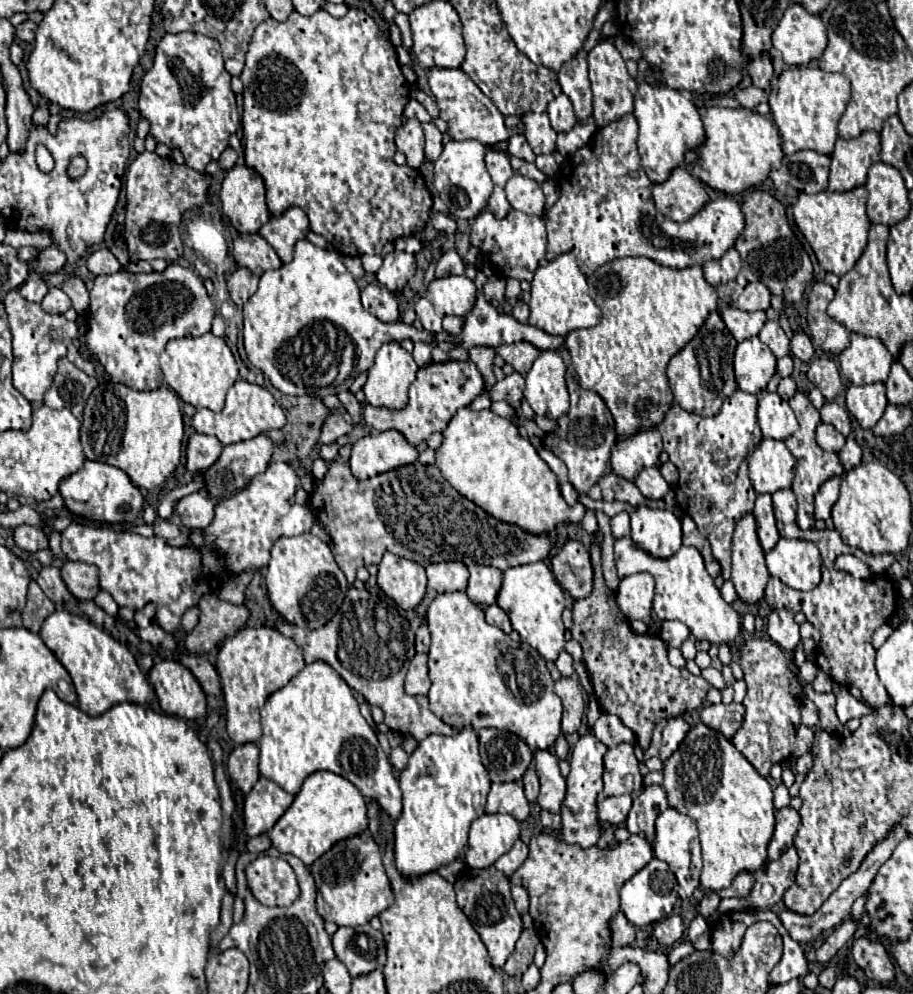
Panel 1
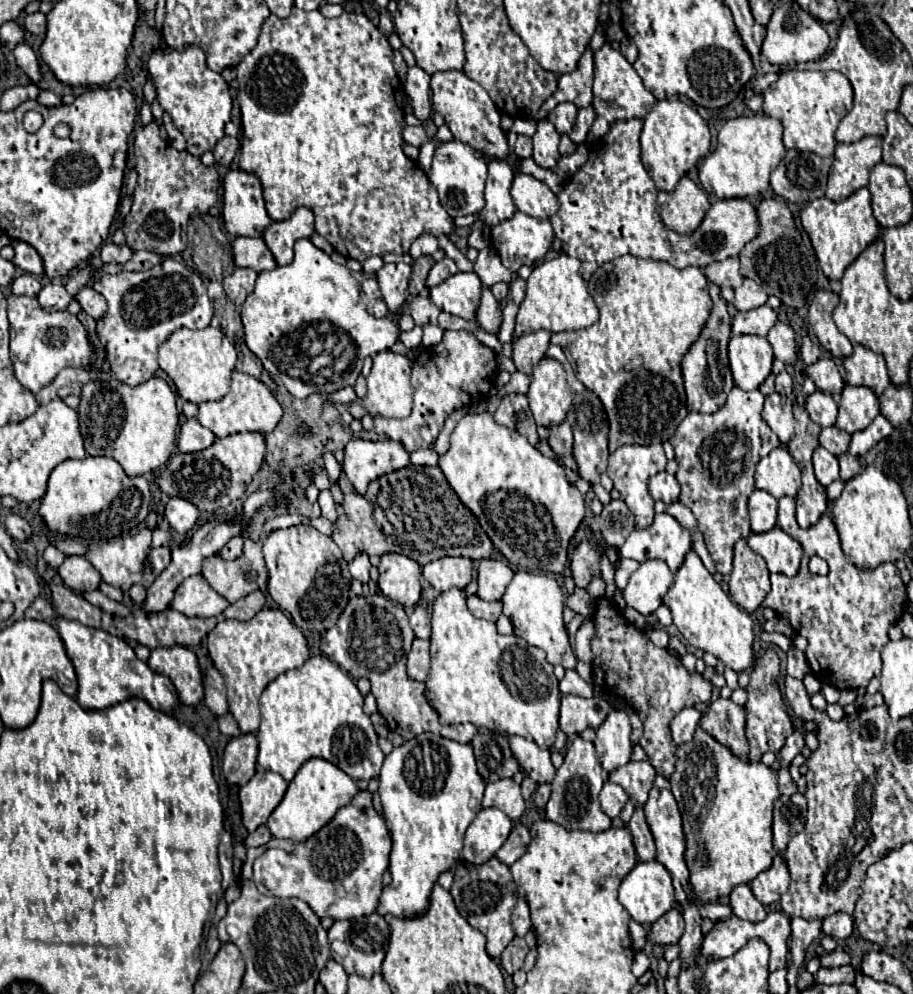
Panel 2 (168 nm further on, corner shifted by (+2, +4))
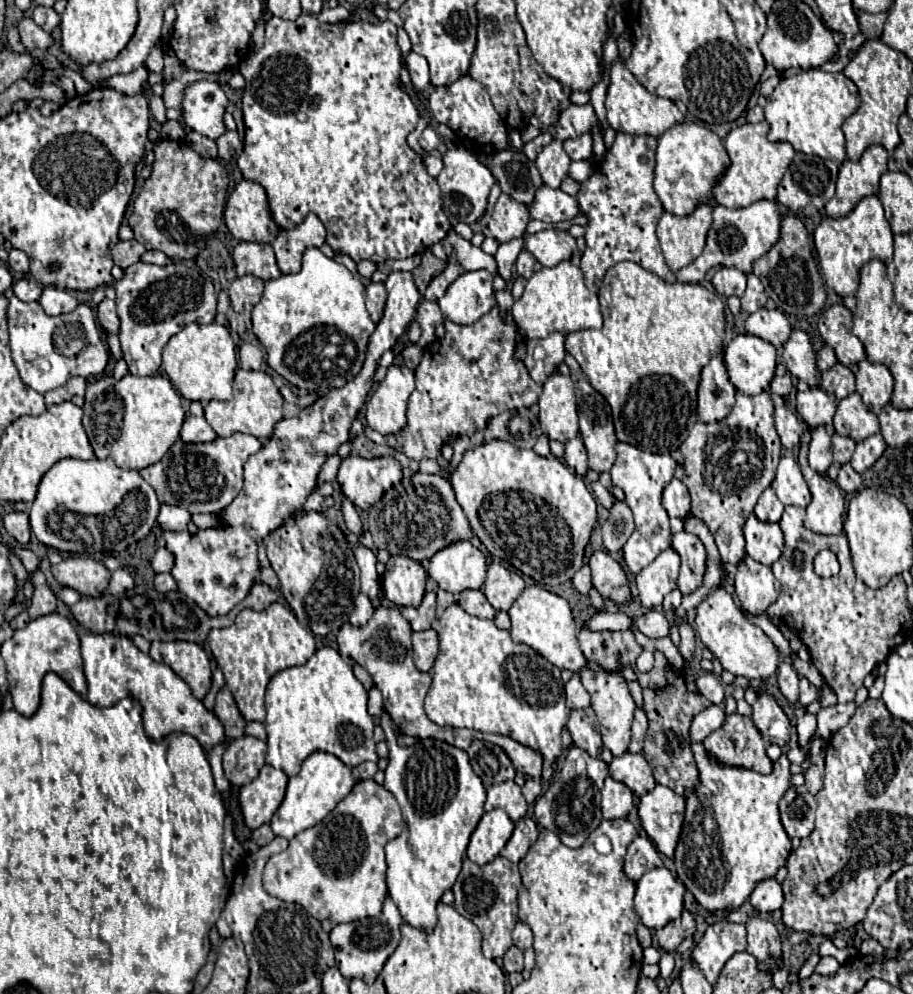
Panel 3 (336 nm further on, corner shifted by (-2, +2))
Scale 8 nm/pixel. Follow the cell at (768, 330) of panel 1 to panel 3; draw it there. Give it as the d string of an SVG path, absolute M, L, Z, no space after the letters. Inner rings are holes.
M794 330L790 342L782 348L782 362L792 376L804 380L808 386L820 386L820 370L816 366L816 354L810 338L802 330Z

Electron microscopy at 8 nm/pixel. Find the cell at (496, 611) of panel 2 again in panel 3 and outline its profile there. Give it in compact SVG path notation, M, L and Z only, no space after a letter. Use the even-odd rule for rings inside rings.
M464 590L460 592L460 598L458 598L458 604L472 616L478 616L478 618L488 618L492 620L496 610L490 606L490 602L486 600L484 592L482 590Z

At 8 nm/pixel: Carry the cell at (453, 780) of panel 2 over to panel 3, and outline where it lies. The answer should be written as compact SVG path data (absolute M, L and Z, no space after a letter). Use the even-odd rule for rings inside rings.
M394 740L388 742L388 748L390 762L384 786L396 796L406 822L402 834L386 846L388 892L404 922L432 932L436 904L456 882L470 834L484 814L486 790L474 774L466 752L442 740L418 740L410 748L400 748Z

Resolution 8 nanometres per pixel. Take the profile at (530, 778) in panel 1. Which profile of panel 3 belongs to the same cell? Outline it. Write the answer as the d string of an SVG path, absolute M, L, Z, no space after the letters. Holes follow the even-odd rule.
M528 778L528 780L526 780L526 784L522 786L522 794L524 794L526 802L530 802L530 804L540 796L540 792L542 792L542 786L540 786L540 782L538 782L538 780Z

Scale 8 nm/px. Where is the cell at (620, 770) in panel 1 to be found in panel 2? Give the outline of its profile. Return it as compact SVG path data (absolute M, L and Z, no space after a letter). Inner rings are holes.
M612 710L598 728L594 746L606 774L612 774L614 770L630 762L632 756L630 730L632 730L630 720L624 710Z

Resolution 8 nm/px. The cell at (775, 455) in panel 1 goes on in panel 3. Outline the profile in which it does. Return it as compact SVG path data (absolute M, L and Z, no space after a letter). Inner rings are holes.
M790 454L780 458L778 472L776 472L776 478L772 482L772 488L776 490L776 496L784 506L792 504L792 506L806 508L812 500L808 484L806 484L802 470L798 466L798 460Z

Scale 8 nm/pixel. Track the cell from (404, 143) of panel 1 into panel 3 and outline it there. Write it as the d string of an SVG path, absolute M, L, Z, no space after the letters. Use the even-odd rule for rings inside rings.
M428 126L424 132L422 132L422 136L420 136L420 146L426 150L426 152L432 152L432 150L436 150L438 148L438 144L440 144L440 136Z

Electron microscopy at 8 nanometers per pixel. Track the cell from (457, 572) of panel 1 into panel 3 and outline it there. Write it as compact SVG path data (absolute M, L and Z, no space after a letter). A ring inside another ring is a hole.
M468 540L452 542L430 558L428 574L446 592L458 594L470 588L482 588L486 580L486 556Z

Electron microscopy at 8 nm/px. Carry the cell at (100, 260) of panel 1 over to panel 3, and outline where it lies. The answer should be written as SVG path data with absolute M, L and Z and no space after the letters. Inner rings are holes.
M120 240L112 248L112 260L114 260L116 266L120 266L120 268L126 270L134 262L138 262L144 252L146 252L146 248L138 240Z

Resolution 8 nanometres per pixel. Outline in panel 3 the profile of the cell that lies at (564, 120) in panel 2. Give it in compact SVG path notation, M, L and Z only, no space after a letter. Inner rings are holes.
M570 104L566 110L562 110L560 120L556 124L556 138L560 142L568 140L568 138L578 138L586 132L590 132L596 124L596 114L592 104Z

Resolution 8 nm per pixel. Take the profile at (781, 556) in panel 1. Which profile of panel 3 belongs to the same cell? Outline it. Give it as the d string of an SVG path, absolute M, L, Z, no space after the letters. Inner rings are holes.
M750 514L742 526L744 538L746 538L746 554L766 566L772 566L782 554L784 538L778 524L762 522L756 518L756 514Z

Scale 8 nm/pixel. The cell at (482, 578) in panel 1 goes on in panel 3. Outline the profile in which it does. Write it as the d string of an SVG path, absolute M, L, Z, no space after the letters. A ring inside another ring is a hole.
M492 562L488 566L484 594L496 610L510 610L510 606L516 602L524 588L526 588L524 580L516 572L502 566L500 562Z

